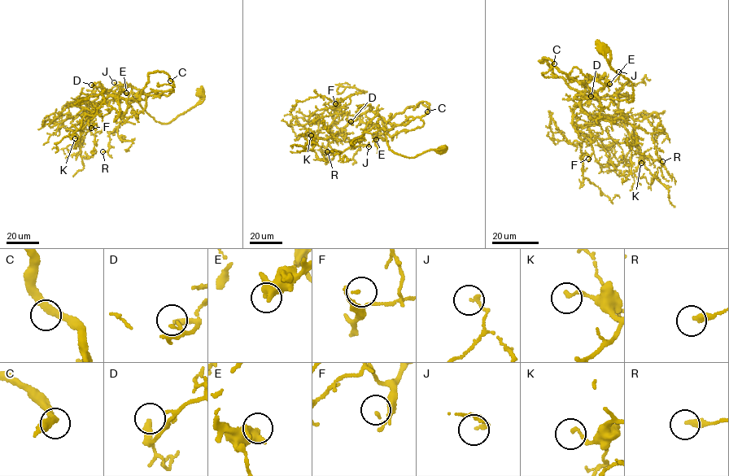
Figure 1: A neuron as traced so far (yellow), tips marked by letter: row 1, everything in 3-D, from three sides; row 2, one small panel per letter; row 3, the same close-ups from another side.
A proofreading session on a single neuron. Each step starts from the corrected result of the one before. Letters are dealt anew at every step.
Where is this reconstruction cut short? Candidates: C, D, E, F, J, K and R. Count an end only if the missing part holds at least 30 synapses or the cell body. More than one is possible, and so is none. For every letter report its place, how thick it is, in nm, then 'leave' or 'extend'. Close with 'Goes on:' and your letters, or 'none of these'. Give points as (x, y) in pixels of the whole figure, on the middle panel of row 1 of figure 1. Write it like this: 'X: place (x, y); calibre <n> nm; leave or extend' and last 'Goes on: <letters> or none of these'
C: place (427, 111); calibre 320 nm; leave
D: place (351, 121); calibre 320 nm; leave
E: place (376, 139); calibre 340 nm; leave
F: place (335, 103); calibre 140 nm; leave
J: place (368, 146); calibre 140 nm; leave
K: place (311, 135); calibre 180 nm; leave
R: place (327, 151); calibre 300 nm; leave
Goes on: none of these

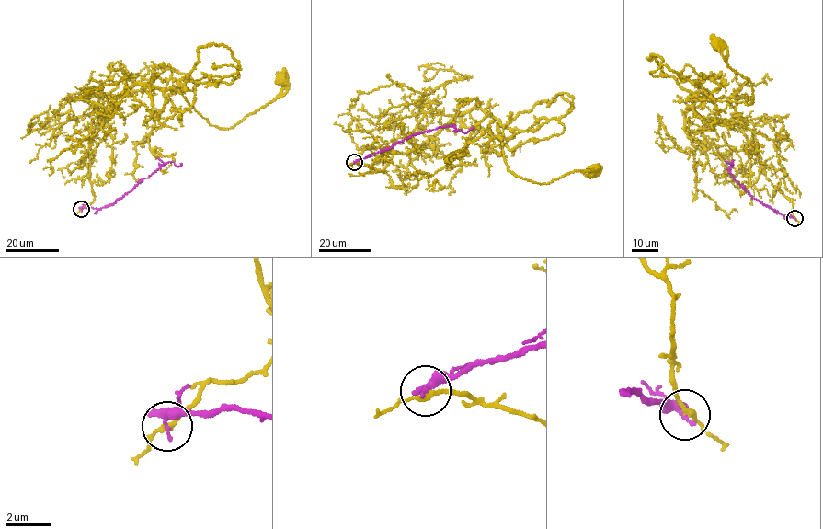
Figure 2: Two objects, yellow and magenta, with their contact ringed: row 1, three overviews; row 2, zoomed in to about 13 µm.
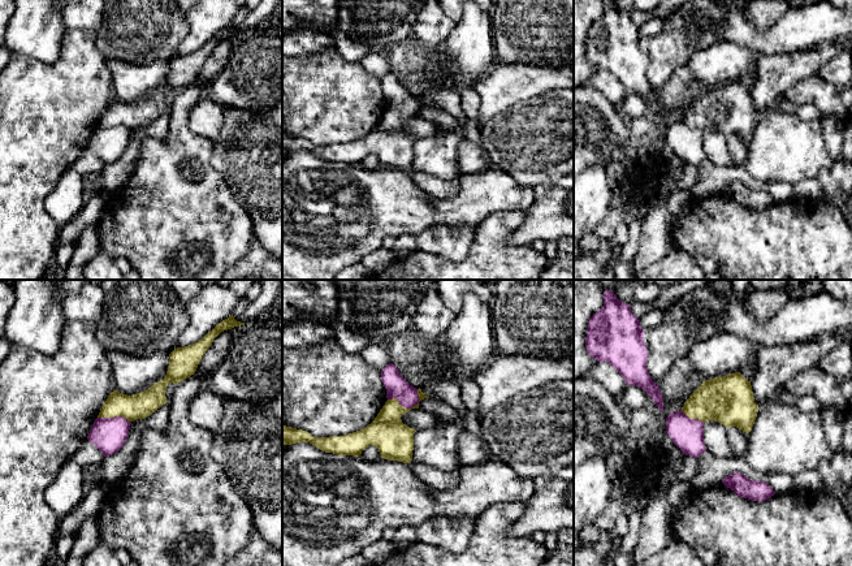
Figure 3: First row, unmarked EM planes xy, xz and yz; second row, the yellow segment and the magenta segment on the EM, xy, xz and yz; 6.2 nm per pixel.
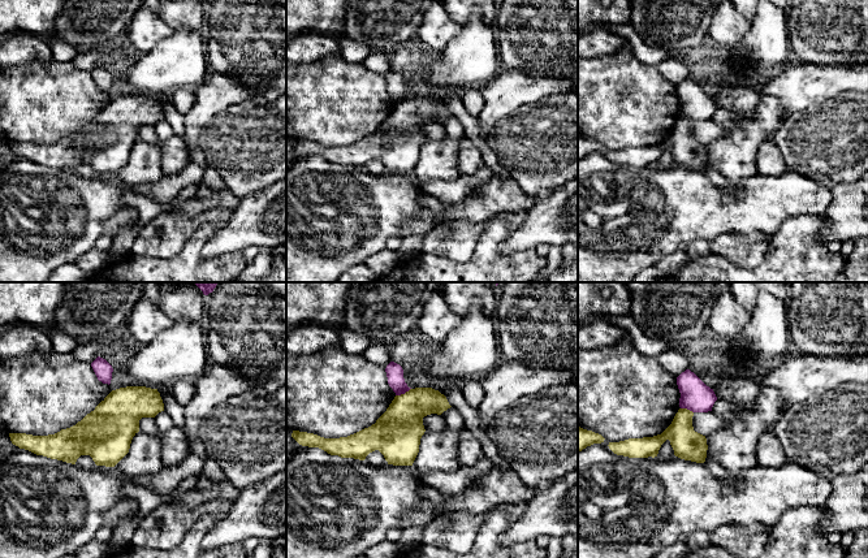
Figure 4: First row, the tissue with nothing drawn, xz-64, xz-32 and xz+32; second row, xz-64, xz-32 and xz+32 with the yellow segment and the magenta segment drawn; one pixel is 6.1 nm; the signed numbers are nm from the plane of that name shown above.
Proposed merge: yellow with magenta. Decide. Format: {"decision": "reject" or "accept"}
{"decision": "reject"}

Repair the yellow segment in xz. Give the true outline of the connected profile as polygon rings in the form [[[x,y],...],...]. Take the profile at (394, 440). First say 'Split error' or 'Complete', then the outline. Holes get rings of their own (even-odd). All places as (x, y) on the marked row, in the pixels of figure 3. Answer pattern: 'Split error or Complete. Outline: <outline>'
Complete. Outline: [[[397,398],[388,399],[371,424],[343,436],[313,437],[307,431],[282,424],[282,445],[310,442],[325,453],[354,457],[359,457],[366,448],[373,445],[381,458],[410,463],[416,429],[407,427],[401,419],[410,410],[401,406]]]

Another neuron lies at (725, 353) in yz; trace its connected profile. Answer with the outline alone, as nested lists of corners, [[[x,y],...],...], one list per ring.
[[[721,332],[704,342],[697,342],[688,353],[693,370],[706,381],[739,372],[757,353],[756,344]]]

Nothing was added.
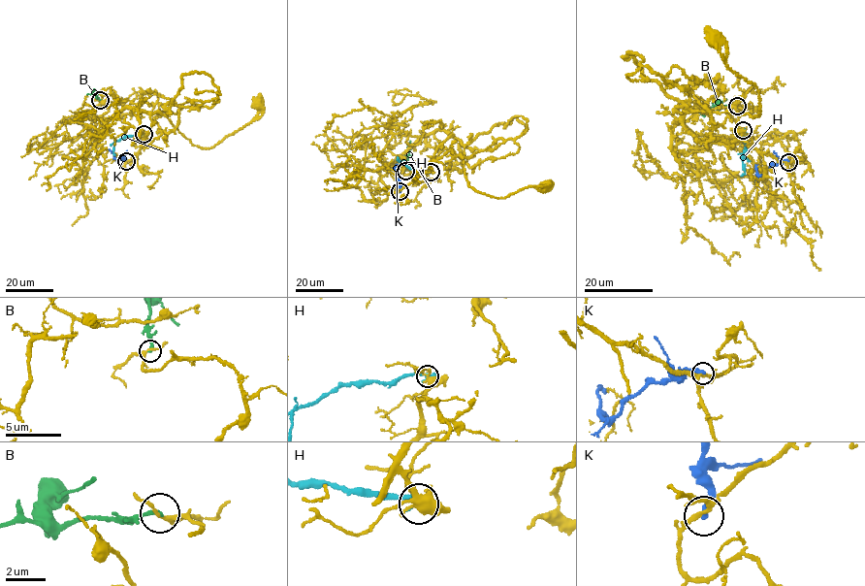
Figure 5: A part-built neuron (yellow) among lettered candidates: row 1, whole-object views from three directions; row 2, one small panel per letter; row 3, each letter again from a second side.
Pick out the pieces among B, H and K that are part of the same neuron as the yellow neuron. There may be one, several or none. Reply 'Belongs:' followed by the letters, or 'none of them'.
Belongs: none of them

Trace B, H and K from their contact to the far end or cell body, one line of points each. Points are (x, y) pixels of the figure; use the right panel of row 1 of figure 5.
B: (737, 106), (693, 112)
H: (743, 130), (746, 146), (743, 157), (744, 172), (741, 176)
K: (788, 161), (770, 165), (758, 176), (755, 168), (758, 168)

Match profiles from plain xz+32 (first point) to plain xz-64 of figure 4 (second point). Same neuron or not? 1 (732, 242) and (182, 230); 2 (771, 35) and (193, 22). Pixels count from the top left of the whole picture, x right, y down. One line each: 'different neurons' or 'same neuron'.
1: same neuron
2: different neurons

